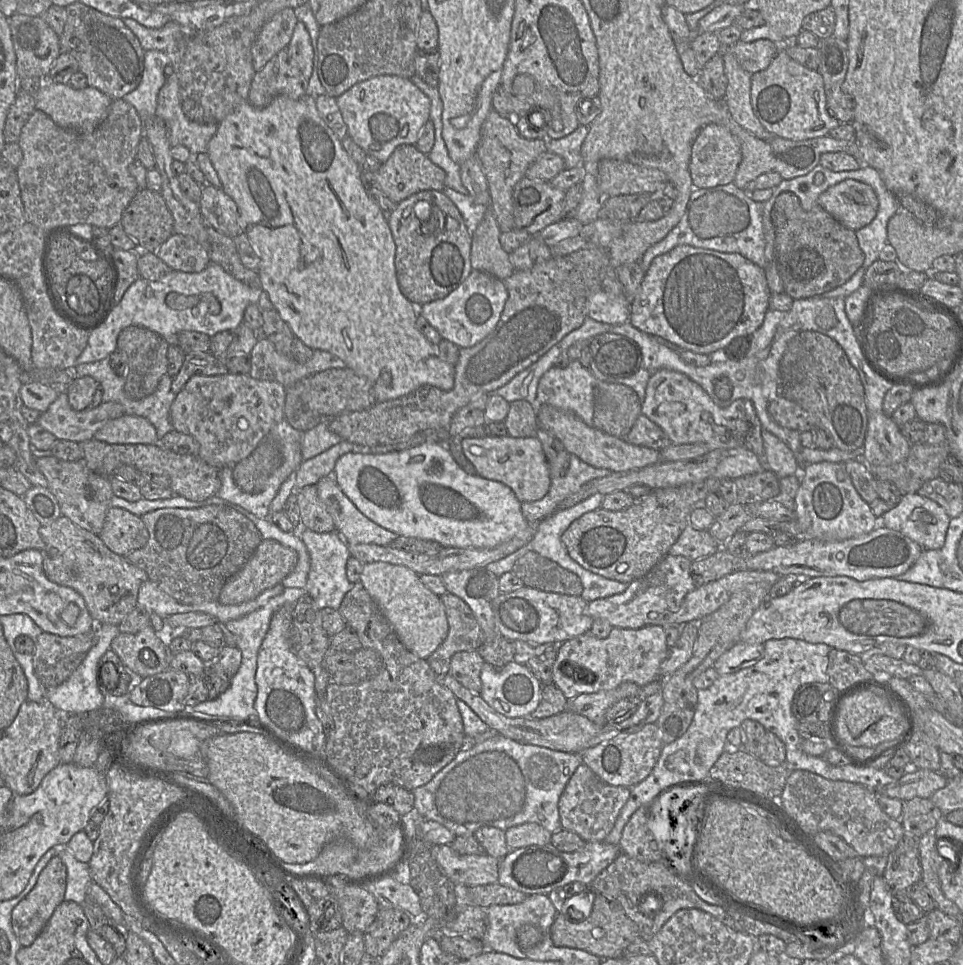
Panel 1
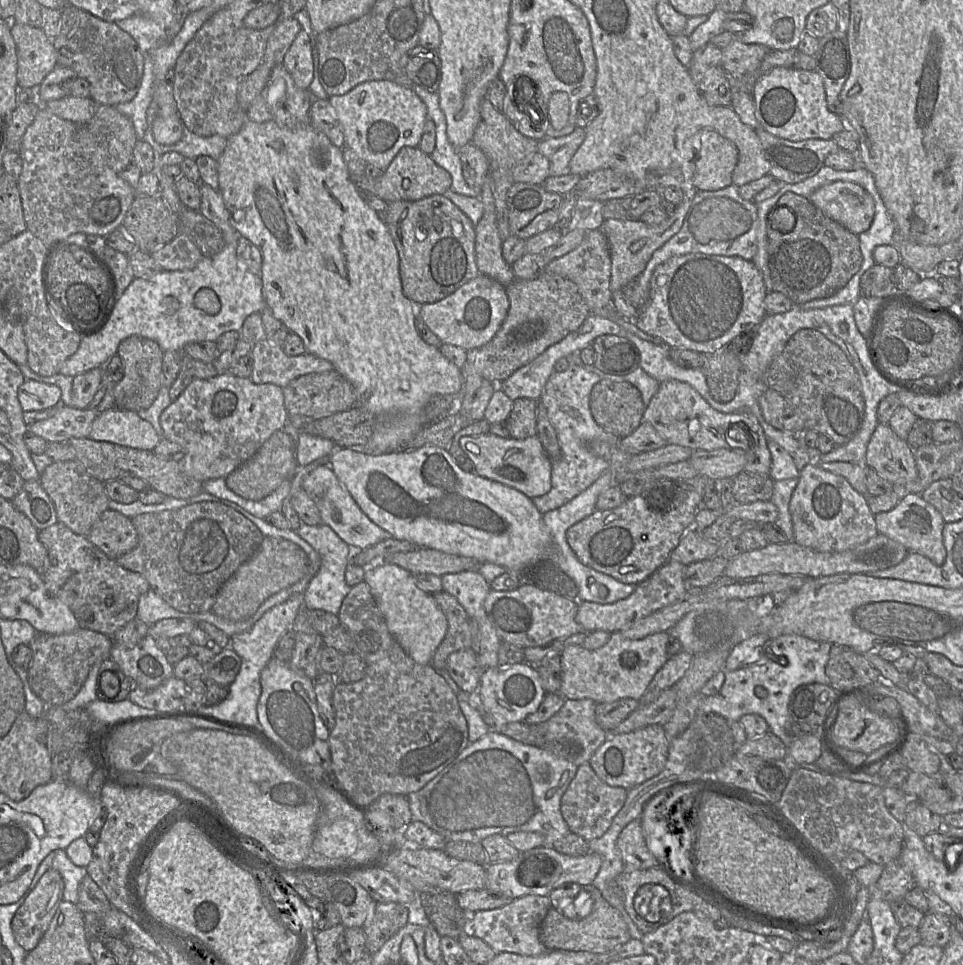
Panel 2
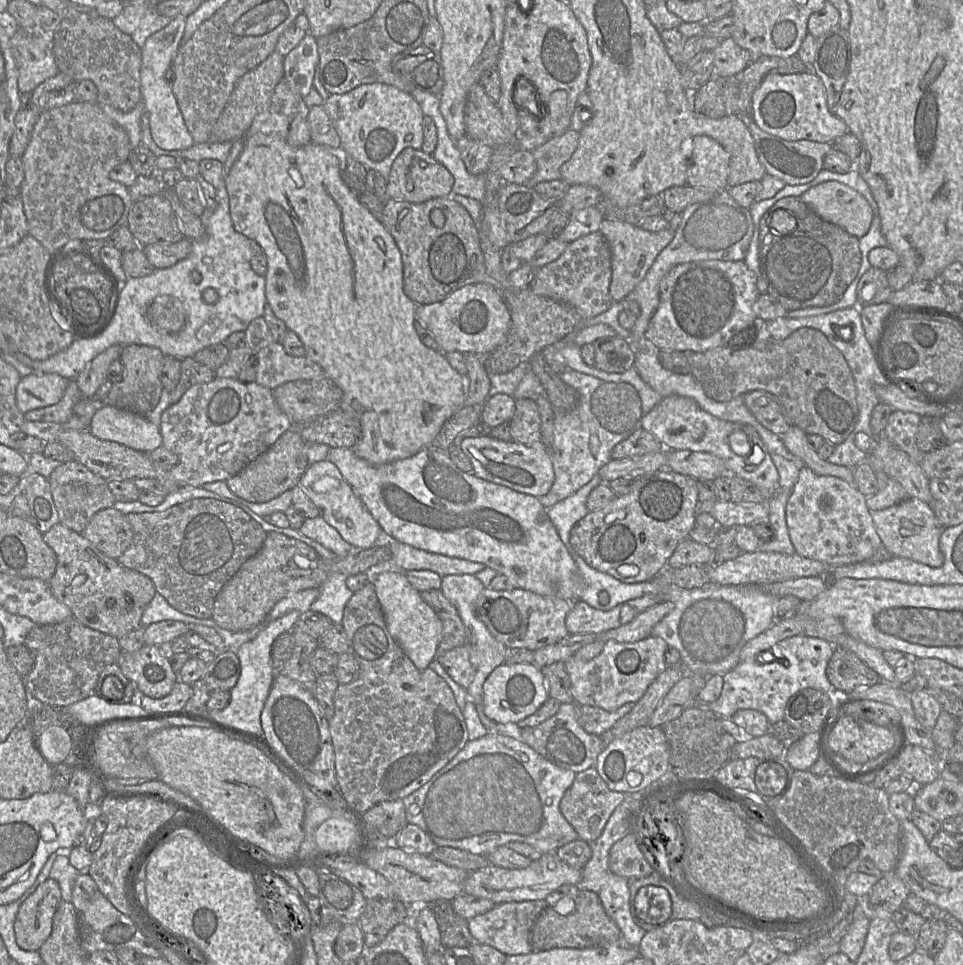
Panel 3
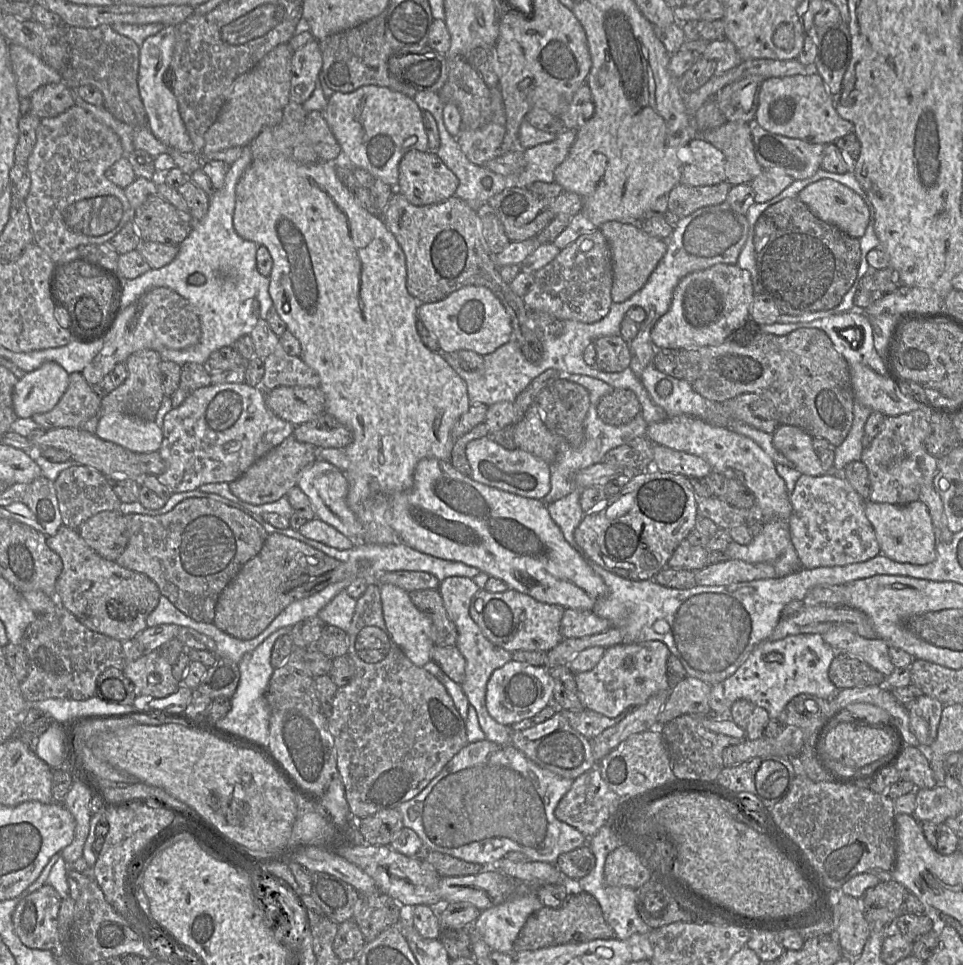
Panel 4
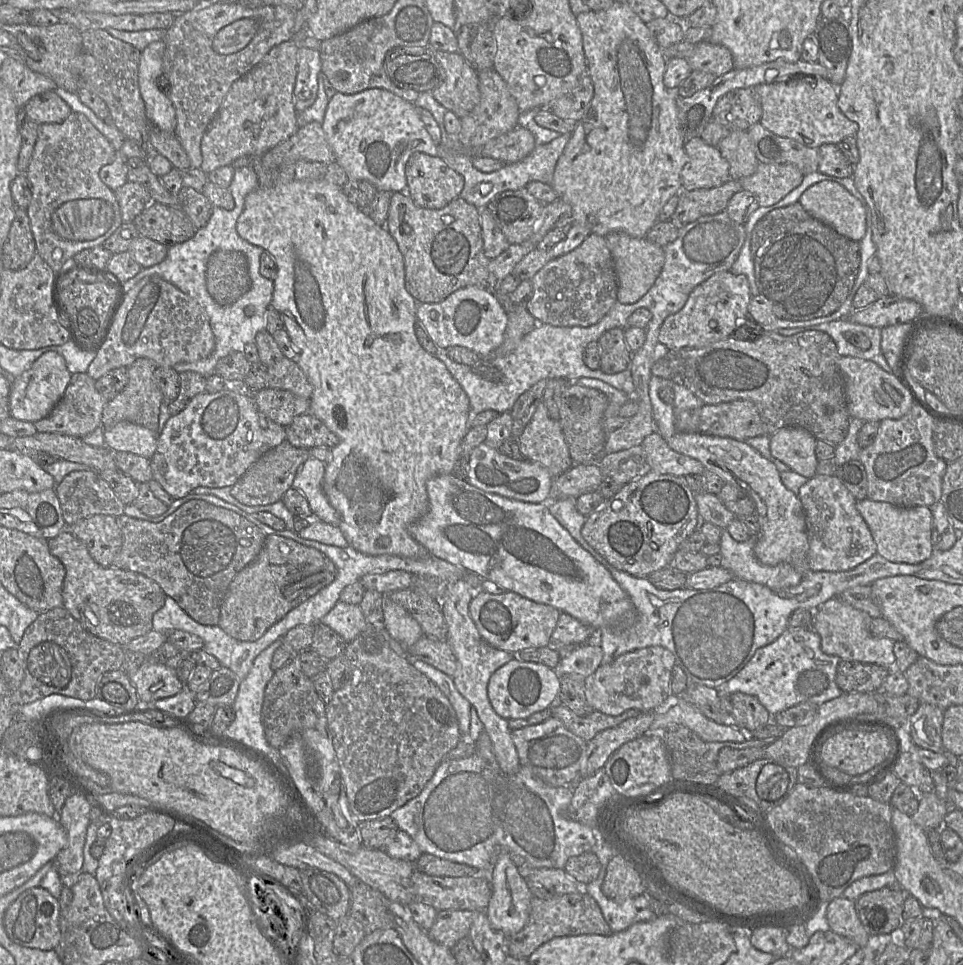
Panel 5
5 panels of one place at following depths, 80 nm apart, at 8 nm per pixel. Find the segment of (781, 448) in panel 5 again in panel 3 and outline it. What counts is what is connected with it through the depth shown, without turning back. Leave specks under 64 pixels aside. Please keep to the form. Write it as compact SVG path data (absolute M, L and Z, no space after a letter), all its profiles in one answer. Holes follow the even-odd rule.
M792 425L783 435L782 441L787 450L799 457L815 474L835 476L854 484L853 468L840 466L822 459L808 440L808 434Z

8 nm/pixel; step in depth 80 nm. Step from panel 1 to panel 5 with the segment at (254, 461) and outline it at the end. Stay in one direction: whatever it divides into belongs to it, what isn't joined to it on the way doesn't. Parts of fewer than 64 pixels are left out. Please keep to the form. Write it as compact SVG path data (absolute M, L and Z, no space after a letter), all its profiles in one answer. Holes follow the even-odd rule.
M284 440L280 445L264 454L231 487L231 494L241 504L260 506L273 504L281 500L286 491L292 487L300 466L310 458L310 450L293 446Z

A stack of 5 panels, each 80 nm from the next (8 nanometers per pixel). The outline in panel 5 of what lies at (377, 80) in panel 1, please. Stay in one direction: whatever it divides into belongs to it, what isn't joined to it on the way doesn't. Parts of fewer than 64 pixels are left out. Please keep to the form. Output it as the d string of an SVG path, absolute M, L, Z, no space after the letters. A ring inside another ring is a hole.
M370 88L355 94L336 92L328 100L321 126L335 162L344 169L349 179L354 182L367 181L377 191L391 194L406 192L405 164L413 153L421 152L439 157L441 145L433 142L419 117L417 107L382 88Z

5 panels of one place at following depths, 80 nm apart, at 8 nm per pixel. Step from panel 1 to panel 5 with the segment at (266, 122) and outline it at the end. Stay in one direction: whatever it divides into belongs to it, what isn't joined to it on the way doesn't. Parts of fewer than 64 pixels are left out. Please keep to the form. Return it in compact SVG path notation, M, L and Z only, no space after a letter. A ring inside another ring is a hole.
M294 179L273 187L257 188L246 196L244 209L237 220L236 227L240 237L255 246L262 247L273 257L277 265L271 305L280 313L285 330L298 353L298 364L313 385L310 409L307 413L316 416L339 437L339 443L332 448L332 459L326 463L322 489L339 515L338 527L346 538L348 546L374 556L389 554L412 559L424 559L430 556L429 551L414 539L410 528L428 510L426 488L428 480L438 475L454 473L462 441L470 429L472 411L465 390L452 376L447 366L422 347L416 336L414 325L417 320L417 300L406 290L404 259L397 243L385 226L375 224L363 210L347 199L341 187L326 179L313 181Z

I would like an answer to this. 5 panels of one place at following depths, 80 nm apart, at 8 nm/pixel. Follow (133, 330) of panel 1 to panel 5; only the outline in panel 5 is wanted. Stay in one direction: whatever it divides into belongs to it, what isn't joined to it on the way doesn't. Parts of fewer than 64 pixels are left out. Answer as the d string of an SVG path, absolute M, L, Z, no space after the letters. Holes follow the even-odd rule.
M139 358L127 368L128 383L125 388L109 400L103 409L102 423L104 431L119 422L126 421L143 426L150 431L159 434L160 406L163 403L163 395L155 378L156 365L147 358Z

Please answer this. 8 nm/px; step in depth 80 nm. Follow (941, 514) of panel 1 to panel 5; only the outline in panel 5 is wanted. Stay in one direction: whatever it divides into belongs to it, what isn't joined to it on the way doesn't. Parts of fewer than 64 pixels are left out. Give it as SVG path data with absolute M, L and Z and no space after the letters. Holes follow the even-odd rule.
M865 498L856 508L869 527L877 546L877 553L894 563L917 564L932 553L932 513L927 506L898 507L888 502Z

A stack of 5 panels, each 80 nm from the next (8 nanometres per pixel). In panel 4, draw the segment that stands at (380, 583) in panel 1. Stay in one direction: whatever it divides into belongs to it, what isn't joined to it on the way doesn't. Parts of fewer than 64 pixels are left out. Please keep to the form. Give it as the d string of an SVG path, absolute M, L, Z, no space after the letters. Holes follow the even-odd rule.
M381 584L380 596L385 625L393 641L406 657L417 667L422 668L432 660L432 623L411 601L409 593L393 584Z

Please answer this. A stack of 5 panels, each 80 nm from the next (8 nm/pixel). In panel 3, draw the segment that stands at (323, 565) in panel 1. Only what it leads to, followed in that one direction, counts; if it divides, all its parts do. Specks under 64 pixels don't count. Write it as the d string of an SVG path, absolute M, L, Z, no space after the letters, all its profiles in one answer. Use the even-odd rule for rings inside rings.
M321 516L305 519L298 531L302 535L318 542L339 558L347 557L352 549L355 549L341 537L335 528L326 523ZM332 574L319 588L319 595L310 610L327 616L333 625L341 625L344 608L353 592L346 585L346 575Z

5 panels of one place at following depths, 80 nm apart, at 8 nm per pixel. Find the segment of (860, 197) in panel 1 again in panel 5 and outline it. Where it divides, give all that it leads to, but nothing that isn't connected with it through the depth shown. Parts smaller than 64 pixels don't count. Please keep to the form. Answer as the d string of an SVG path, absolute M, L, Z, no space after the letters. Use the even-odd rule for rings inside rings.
M821 181L801 195L802 207L837 233L859 242L865 235L866 211L847 189L833 181Z

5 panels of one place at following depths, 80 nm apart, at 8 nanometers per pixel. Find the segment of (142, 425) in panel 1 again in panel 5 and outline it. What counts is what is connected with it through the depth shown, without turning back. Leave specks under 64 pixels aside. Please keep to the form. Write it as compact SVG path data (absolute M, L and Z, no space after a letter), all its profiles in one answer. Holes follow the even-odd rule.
M126 421L104 431L105 445L111 451L128 452L149 460L156 451L158 436L143 426Z

